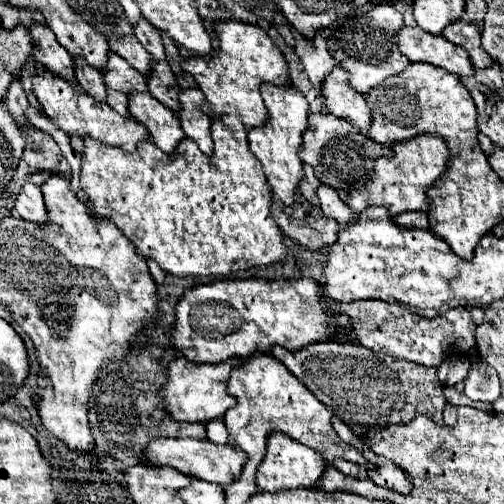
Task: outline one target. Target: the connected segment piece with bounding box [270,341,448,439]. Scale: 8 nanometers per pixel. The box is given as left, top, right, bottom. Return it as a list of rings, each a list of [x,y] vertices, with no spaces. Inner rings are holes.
[[[336,341],[314,343],[296,353],[274,347],[270,353],[360,439],[364,433],[378,431],[392,423],[410,423],[420,413],[428,415],[438,425],[444,425],[442,411],[448,401],[444,397],[444,385],[438,379],[438,369],[392,359],[390,355],[356,347],[356,343]]]

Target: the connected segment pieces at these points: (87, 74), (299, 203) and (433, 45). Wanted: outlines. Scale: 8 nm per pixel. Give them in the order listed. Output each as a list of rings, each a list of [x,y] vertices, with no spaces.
[[[74,59],[74,69],[76,69],[76,79],[82,85],[82,89],[88,95],[92,95],[96,101],[106,103],[108,89],[106,89],[106,83],[102,79],[102,73],[96,71],[94,67],[90,67],[88,63],[84,63],[84,59]]]
[[[296,195],[292,207],[284,207],[274,199],[272,215],[280,231],[308,251],[328,253],[328,247],[336,243],[340,225],[334,219],[328,219],[318,207],[310,205],[302,195]]]
[[[402,27],[398,31],[398,47],[410,61],[426,61],[458,77],[476,71],[462,47],[446,41],[442,35],[430,35],[418,27]]]

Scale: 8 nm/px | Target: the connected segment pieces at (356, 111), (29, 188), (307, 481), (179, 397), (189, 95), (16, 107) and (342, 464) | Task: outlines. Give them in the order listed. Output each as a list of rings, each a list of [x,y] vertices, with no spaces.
[[[334,67],[332,73],[324,79],[322,95],[326,99],[326,111],[350,121],[354,127],[368,131],[372,123],[372,113],[368,109],[366,97],[358,91],[352,91],[348,83],[348,71]]]
[[[26,183],[22,187],[22,191],[18,193],[18,199],[16,199],[16,207],[14,209],[16,209],[16,213],[22,219],[32,221],[32,223],[38,223],[38,225],[44,225],[46,219],[48,219],[42,191],[34,183]]]
[[[274,433],[268,437],[264,461],[258,465],[256,485],[260,491],[282,491],[282,489],[300,489],[300,487],[316,487],[326,471],[326,461],[320,451],[314,451],[282,433]]]
[[[176,357],[170,367],[168,367],[168,383],[162,387],[158,393],[164,399],[166,411],[176,419],[176,421],[200,421],[208,423],[212,419],[224,417],[224,413],[236,405],[236,399],[228,395],[228,379],[234,367],[242,365],[244,359],[232,357],[230,361],[208,365],[208,363],[194,363],[184,357]]]
[[[200,89],[182,91],[180,103],[182,103],[182,111],[178,113],[178,119],[182,123],[186,137],[196,141],[200,151],[204,151],[206,155],[212,155],[212,137],[210,137],[212,123],[206,117],[206,113],[202,111],[204,93]]]
[[[14,81],[10,85],[10,91],[8,91],[8,95],[6,95],[4,101],[6,101],[6,105],[8,105],[14,121],[24,129],[28,125],[28,119],[24,115],[24,111],[28,109],[28,99],[26,99],[26,93],[24,93],[20,81]]]
[[[334,459],[332,465],[334,465],[338,471],[342,471],[344,475],[348,475],[348,477],[368,479],[368,471],[366,471],[366,467],[362,467],[362,465],[356,465],[356,463],[350,463],[350,461],[342,461],[342,459]]]

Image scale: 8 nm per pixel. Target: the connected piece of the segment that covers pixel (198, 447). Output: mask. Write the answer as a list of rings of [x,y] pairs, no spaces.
[[[154,439],[150,441],[150,445],[146,447],[146,465],[154,465],[154,467],[174,467],[180,473],[192,475],[196,479],[204,479],[216,485],[230,485],[240,477],[240,471],[244,467],[248,459],[244,457],[244,451],[232,447],[232,445],[216,445],[210,441],[196,441],[196,439]]]

